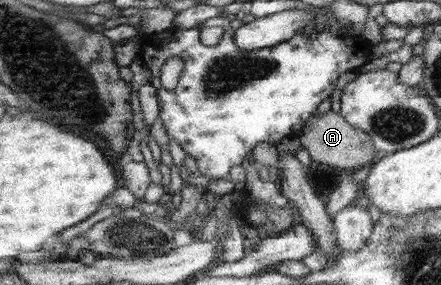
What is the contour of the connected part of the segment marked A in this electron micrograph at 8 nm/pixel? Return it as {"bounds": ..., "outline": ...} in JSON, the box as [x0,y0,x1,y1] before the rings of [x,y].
{"bounds":[299,110,380,173],"outline":[[[329,110],[324,115],[312,116],[305,124],[299,140],[302,146],[310,151],[312,159],[316,163],[328,165],[334,168],[344,168],[352,173],[366,165],[373,165],[380,154],[369,132],[350,124],[340,113]]]}

